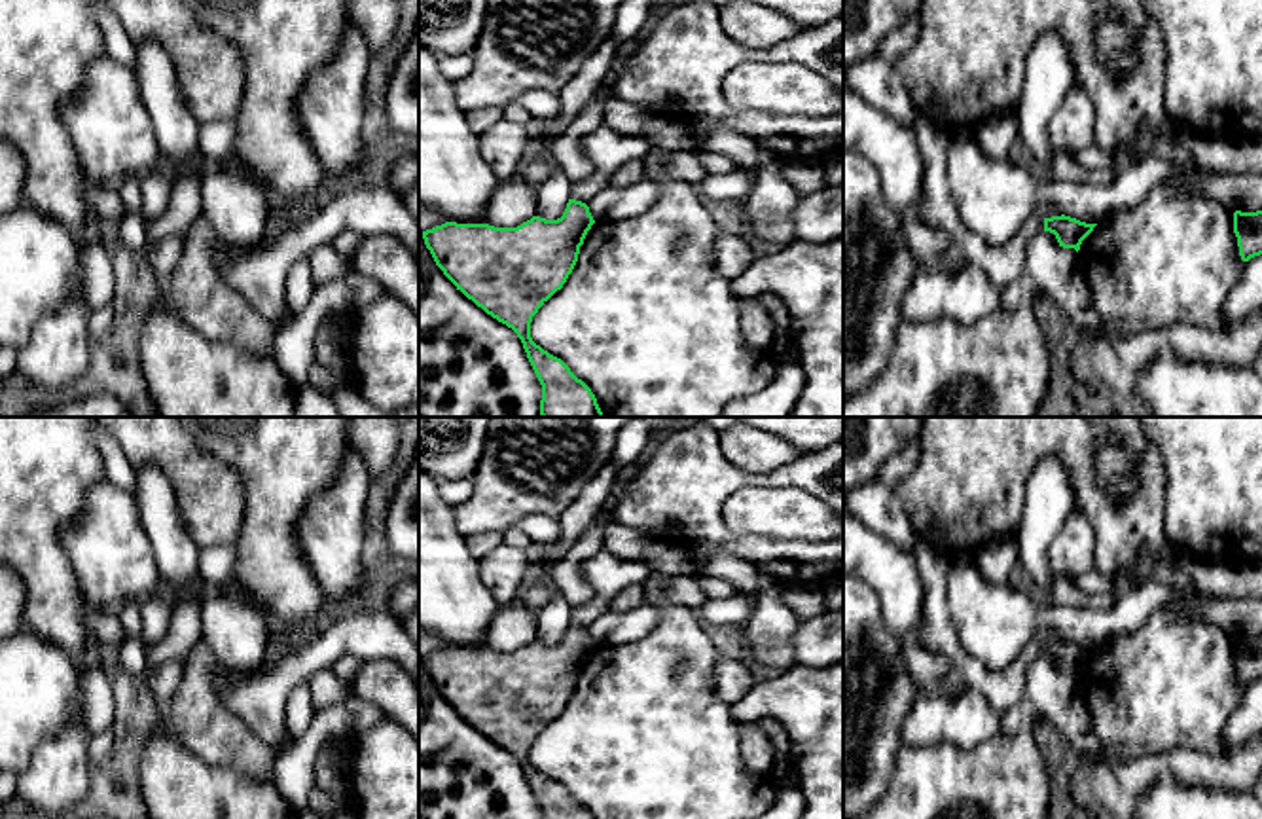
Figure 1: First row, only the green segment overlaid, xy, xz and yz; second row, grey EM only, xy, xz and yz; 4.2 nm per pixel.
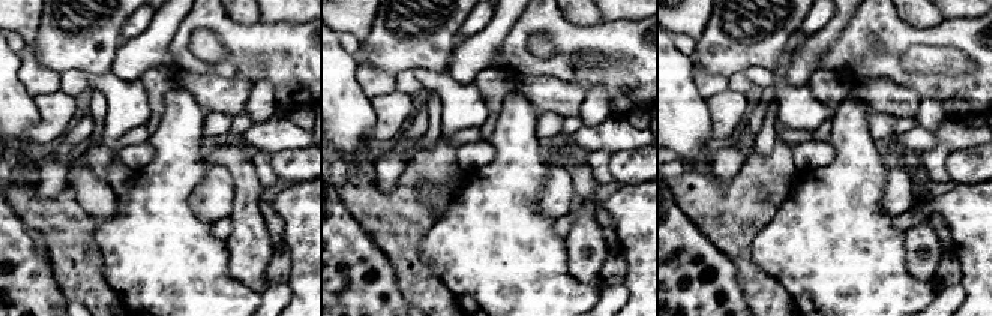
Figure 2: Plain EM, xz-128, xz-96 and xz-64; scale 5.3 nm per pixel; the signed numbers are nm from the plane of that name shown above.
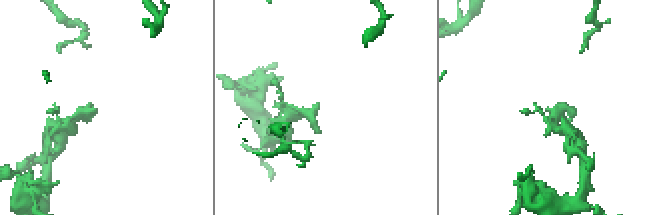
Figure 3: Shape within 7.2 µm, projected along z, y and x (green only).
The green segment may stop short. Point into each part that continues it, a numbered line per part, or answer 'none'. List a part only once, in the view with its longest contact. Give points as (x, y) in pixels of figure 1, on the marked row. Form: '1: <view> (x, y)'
none

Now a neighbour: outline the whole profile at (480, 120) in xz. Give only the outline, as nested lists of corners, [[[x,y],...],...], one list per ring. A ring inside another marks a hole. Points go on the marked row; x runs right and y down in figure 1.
[[[500,106],[474,108],[466,112],[466,121],[476,135],[481,135],[483,131],[491,129],[502,118],[504,114]]]

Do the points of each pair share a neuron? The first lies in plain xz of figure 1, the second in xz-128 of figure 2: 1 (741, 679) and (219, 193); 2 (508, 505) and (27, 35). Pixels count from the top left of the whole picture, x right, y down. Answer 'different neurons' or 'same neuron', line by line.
1: same neuron
2: different neurons

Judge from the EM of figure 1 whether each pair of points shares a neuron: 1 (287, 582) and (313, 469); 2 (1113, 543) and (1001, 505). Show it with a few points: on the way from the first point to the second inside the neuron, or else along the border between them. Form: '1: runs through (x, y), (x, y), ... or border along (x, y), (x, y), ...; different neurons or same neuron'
1: runs through (283, 554), (285, 497); same neuron
2: runs through (1090, 499), (1060, 448), (1024, 461); same neuron

